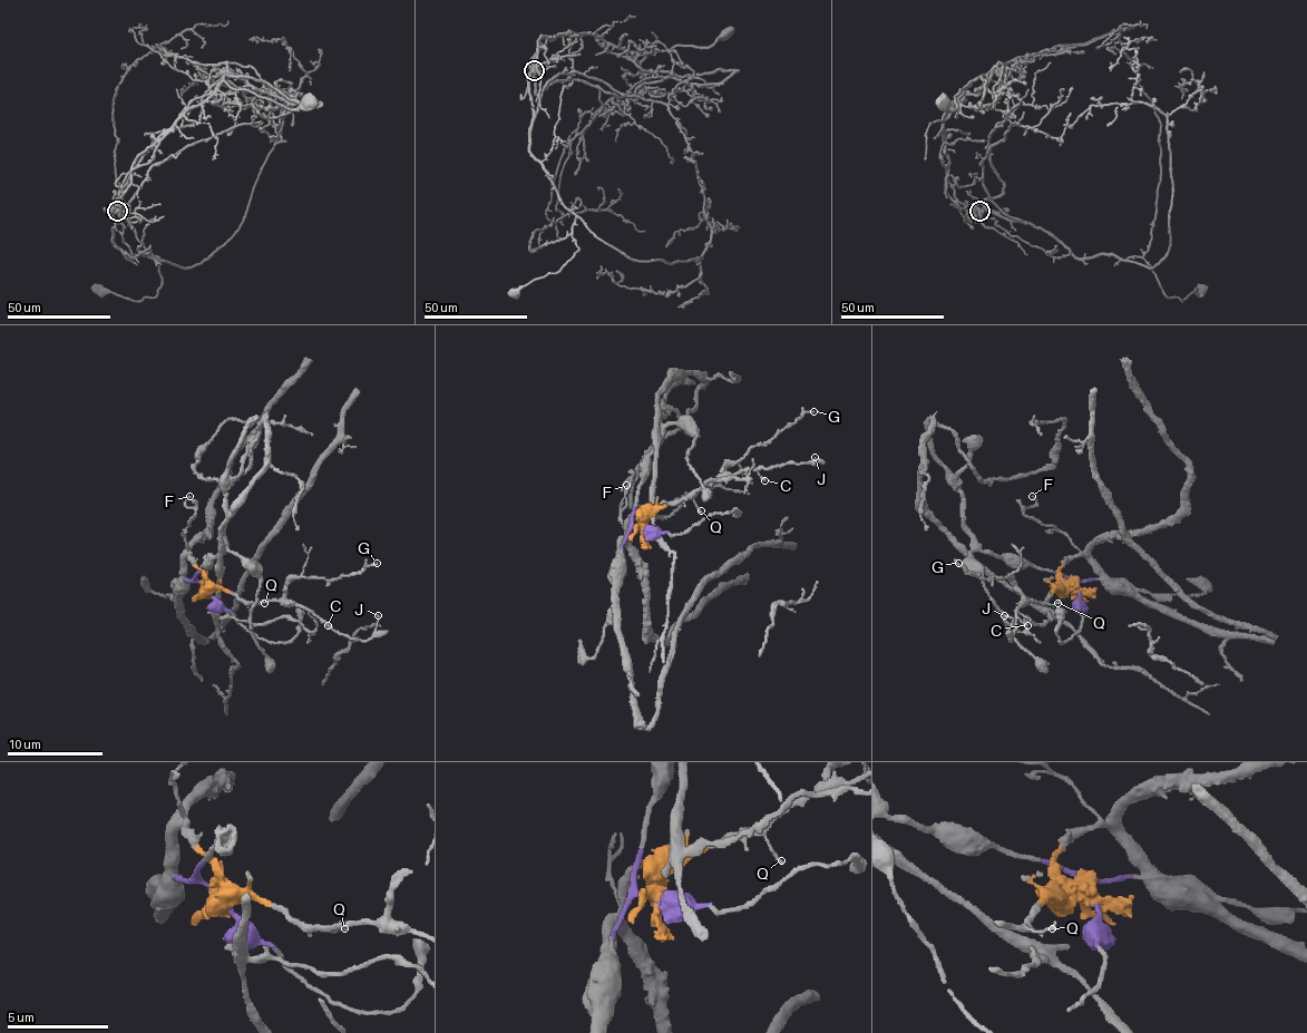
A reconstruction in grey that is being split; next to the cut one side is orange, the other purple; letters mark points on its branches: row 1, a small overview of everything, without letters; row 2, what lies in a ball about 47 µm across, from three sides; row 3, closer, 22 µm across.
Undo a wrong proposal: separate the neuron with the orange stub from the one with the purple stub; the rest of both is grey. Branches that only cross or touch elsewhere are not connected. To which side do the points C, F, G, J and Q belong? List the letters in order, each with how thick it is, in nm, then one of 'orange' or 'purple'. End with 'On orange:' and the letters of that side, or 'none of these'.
C: calibre 100 nm; orange
F: calibre 140 nm; orange
G: calibre 140 nm; orange
J: calibre 120 nm; orange
Q: calibre 160 nm; orange
On orange: C, F, G, J, Q

